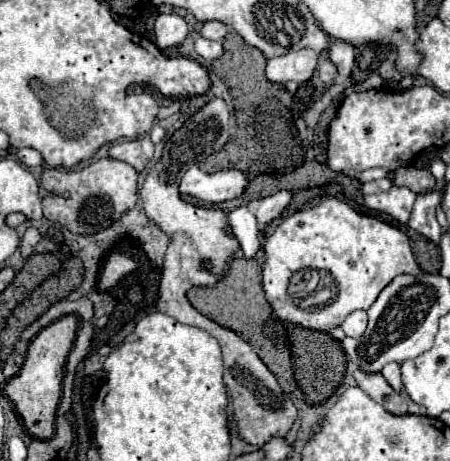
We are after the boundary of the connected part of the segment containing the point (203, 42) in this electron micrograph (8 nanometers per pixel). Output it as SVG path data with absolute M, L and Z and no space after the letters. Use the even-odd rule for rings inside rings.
M200 37L196 39L196 53L204 59L218 59L222 55L222 43Z

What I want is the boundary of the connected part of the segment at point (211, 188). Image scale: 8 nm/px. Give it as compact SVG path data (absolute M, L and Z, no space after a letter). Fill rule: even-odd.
M192 165L188 173L184 173L184 179L180 181L180 193L192 195L208 203L222 203L240 197L246 185L248 179L238 169L204 173L196 165Z

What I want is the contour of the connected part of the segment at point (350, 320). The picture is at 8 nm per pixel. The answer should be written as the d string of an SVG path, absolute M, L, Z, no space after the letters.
M354 311L346 317L346 321L342 323L342 329L348 337L360 337L366 331L366 311Z

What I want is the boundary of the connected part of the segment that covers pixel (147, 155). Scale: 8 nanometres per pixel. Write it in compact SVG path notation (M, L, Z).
M150 137L116 143L110 147L110 157L120 159L120 161L132 165L138 173L142 173L142 171L146 171L148 163L154 157L154 143L150 141Z

